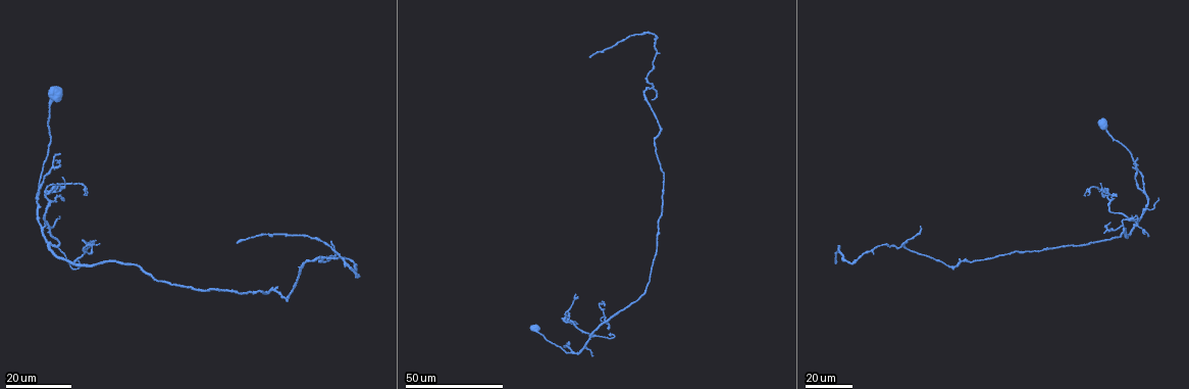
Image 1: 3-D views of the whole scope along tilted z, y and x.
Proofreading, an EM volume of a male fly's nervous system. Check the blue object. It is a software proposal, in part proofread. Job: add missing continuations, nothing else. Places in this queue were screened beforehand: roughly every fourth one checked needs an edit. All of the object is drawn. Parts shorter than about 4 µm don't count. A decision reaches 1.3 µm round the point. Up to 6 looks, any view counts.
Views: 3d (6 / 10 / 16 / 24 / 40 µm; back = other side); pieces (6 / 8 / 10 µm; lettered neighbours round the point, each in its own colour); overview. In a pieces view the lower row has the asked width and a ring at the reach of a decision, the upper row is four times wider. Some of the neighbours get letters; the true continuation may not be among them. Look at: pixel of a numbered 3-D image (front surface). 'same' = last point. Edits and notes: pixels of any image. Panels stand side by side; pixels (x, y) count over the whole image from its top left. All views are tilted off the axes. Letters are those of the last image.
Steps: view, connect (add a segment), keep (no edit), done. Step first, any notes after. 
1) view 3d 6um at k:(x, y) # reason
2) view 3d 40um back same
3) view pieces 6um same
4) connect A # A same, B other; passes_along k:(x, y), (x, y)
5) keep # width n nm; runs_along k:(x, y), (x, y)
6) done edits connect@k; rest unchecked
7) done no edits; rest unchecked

view 3d 40um at 1:(590, 57) # free end

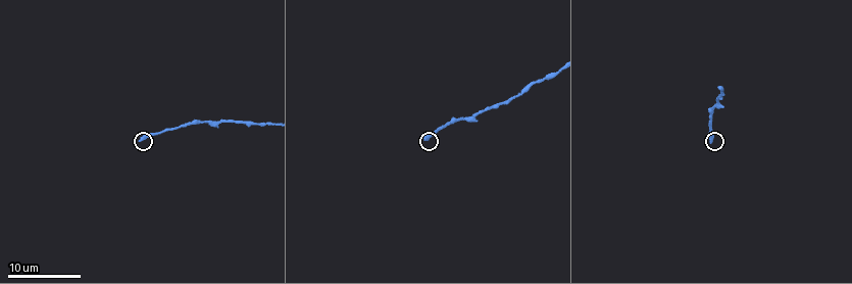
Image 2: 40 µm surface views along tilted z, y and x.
view pieces 10um at 2:(141, 142)

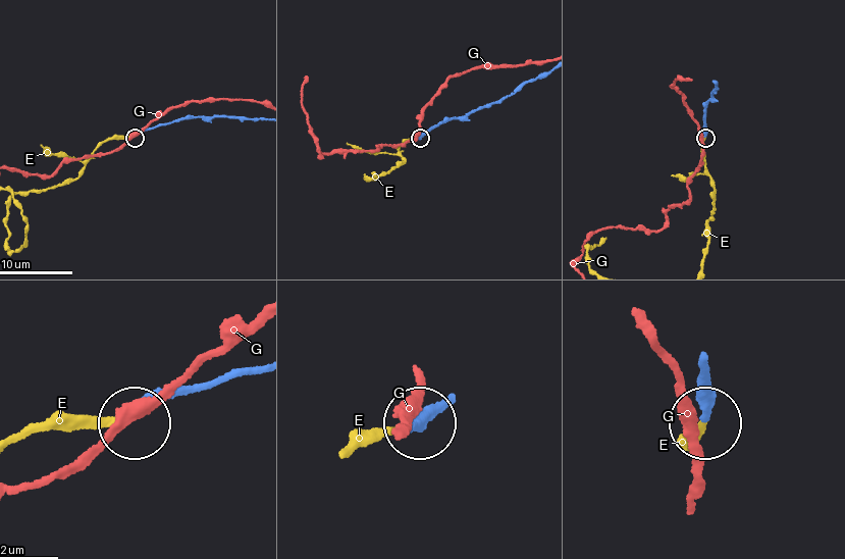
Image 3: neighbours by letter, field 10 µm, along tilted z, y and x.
connect E # E same, G other; the neuron continues

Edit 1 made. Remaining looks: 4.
view overview

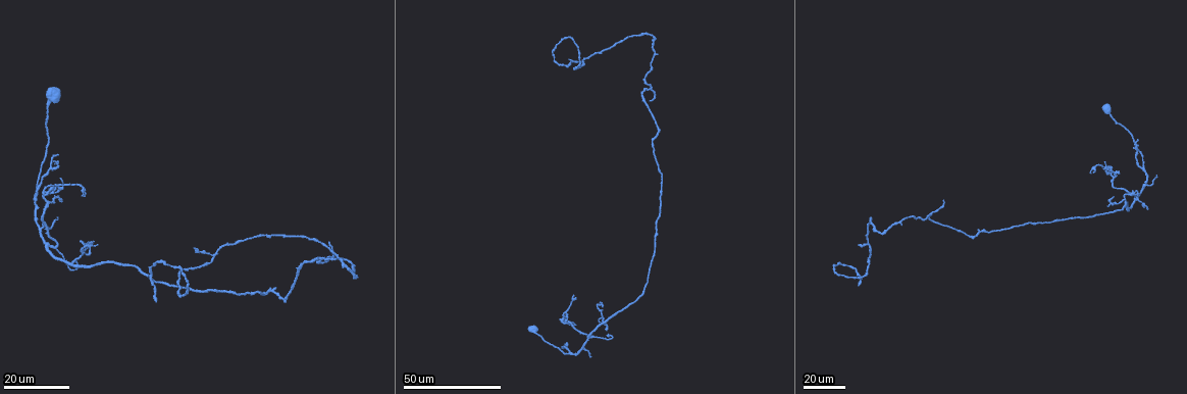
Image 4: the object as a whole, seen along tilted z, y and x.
view 3d 40um at 4:(942, 200) # an open end

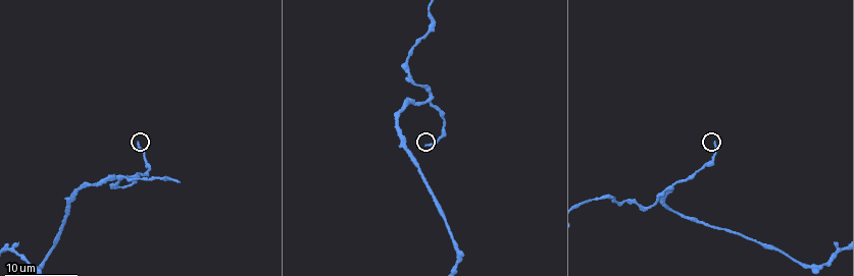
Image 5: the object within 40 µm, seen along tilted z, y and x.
view pieces 10um at 5:(136, 141)

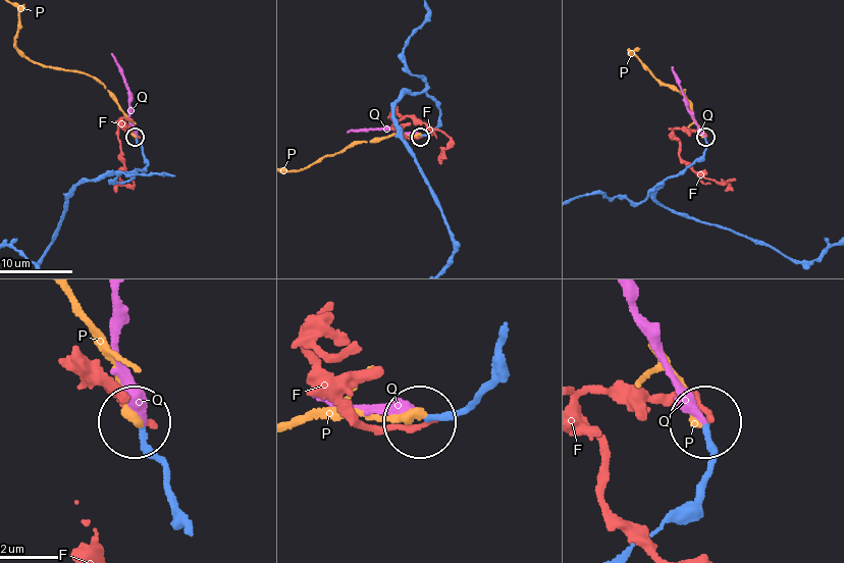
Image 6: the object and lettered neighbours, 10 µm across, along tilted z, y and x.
connect Q # F other, P other, Q same; passes_along 6:(702, 154), (706, 141), (672, 67); it goes on there

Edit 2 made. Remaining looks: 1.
done edits connect@3, connect@6; rest unchecked

